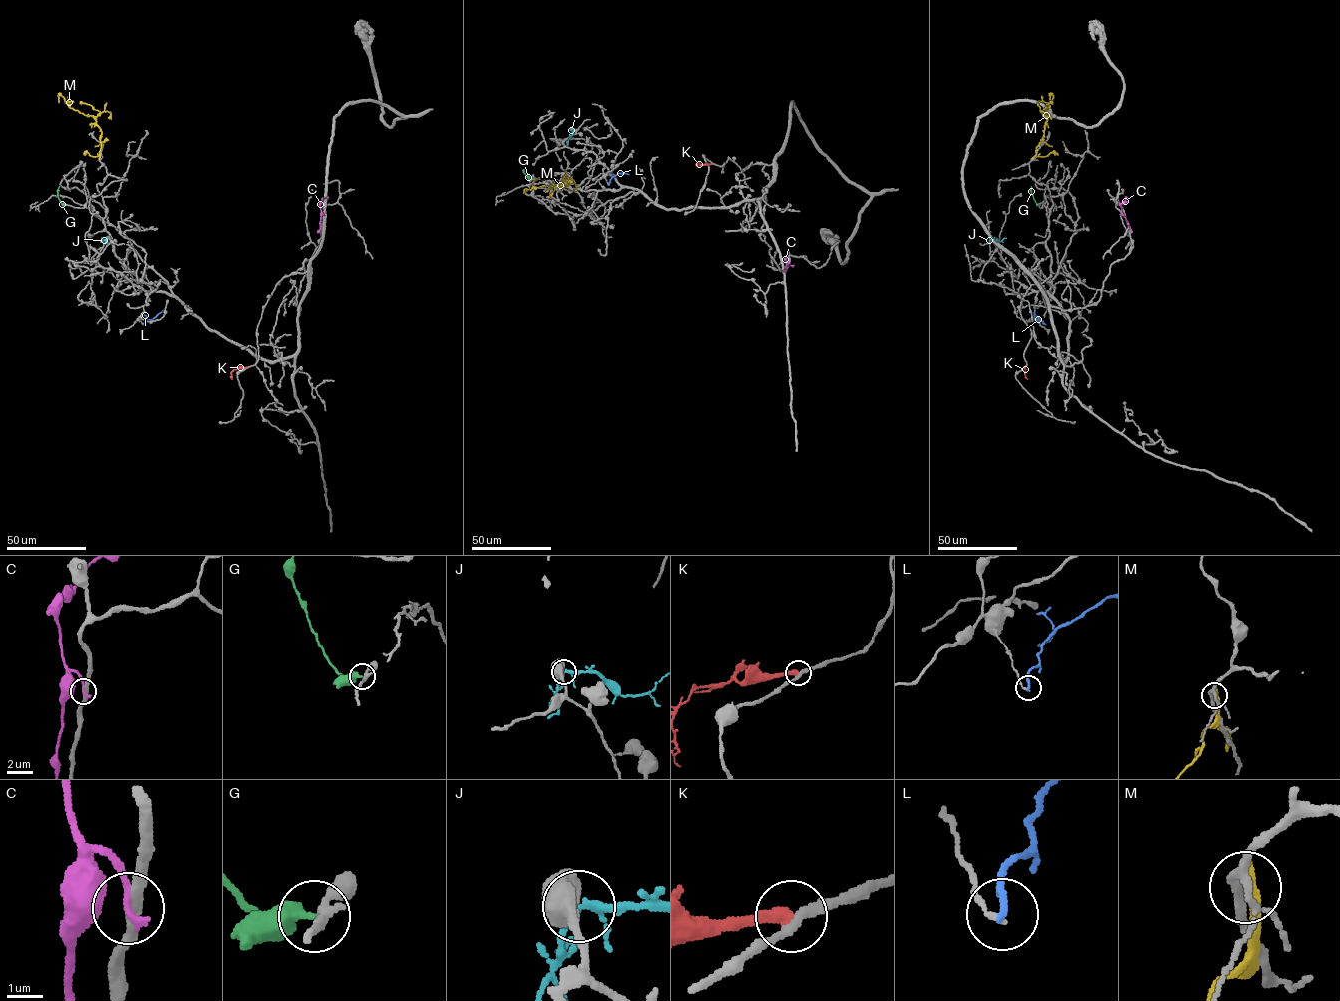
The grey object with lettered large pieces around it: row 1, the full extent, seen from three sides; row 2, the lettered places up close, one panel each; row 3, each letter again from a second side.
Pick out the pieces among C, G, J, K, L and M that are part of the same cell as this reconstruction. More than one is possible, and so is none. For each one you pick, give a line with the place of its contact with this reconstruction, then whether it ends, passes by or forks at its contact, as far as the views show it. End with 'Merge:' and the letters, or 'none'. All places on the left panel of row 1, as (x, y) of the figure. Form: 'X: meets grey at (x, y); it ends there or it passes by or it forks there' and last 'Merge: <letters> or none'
G: meets grey at (64, 204); it ends there
Merge: G

